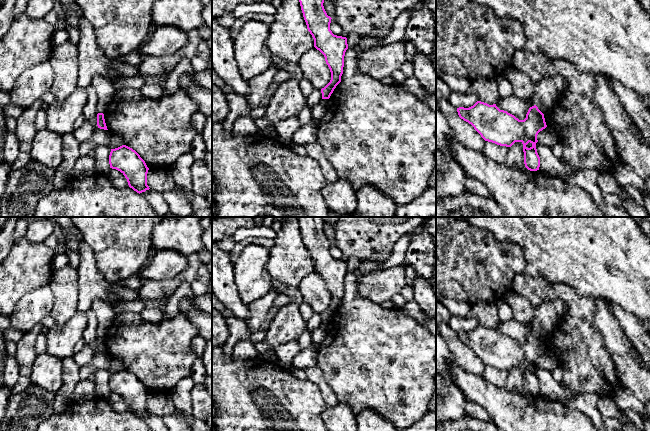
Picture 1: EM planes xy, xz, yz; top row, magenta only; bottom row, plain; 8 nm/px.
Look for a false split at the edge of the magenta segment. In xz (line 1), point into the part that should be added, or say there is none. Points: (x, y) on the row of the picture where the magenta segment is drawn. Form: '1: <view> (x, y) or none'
1: none

